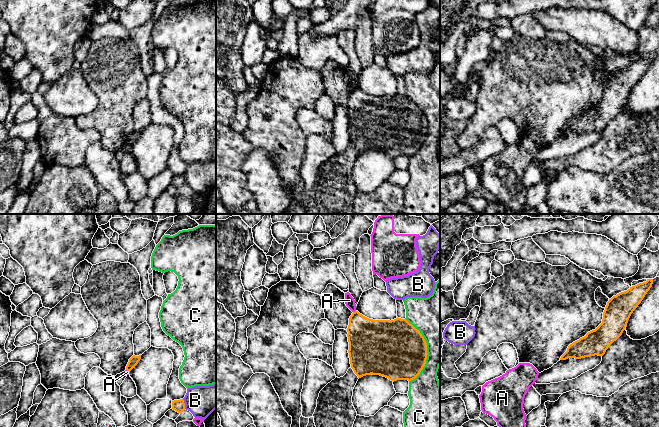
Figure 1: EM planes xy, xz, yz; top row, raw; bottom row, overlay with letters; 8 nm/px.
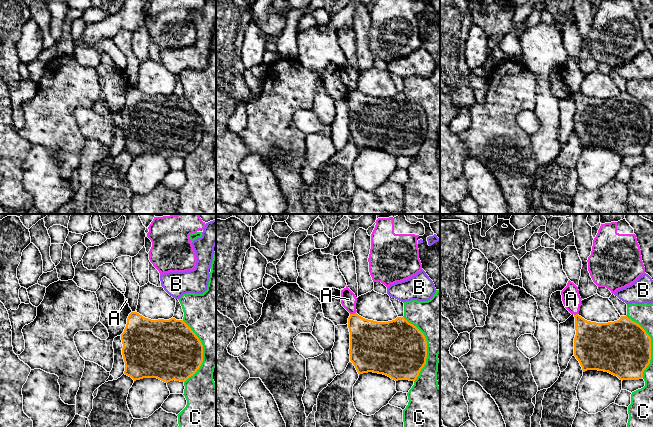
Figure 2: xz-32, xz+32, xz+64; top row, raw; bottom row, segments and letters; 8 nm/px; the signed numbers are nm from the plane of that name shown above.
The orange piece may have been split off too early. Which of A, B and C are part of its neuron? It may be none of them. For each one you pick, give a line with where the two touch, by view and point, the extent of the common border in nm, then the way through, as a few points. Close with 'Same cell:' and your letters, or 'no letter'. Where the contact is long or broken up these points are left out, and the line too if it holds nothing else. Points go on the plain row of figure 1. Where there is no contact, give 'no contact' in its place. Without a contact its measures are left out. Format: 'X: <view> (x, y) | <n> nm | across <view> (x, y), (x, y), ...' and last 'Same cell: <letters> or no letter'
Same cell: no letter

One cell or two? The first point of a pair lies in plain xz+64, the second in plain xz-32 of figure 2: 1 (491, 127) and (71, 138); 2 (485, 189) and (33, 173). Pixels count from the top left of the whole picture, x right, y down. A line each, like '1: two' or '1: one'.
1: one
2: one

